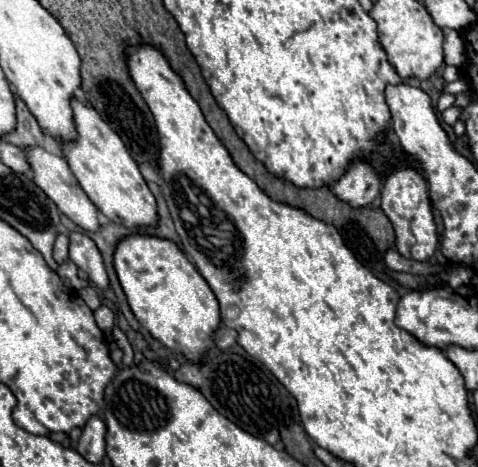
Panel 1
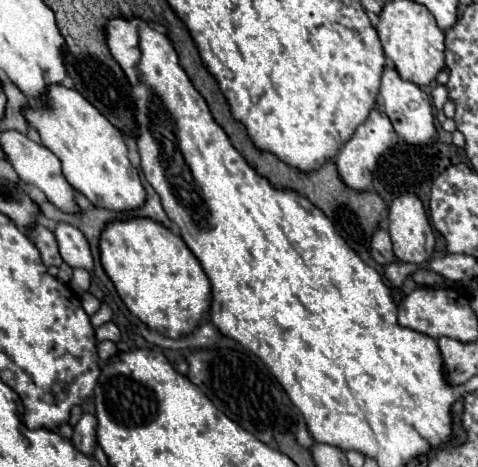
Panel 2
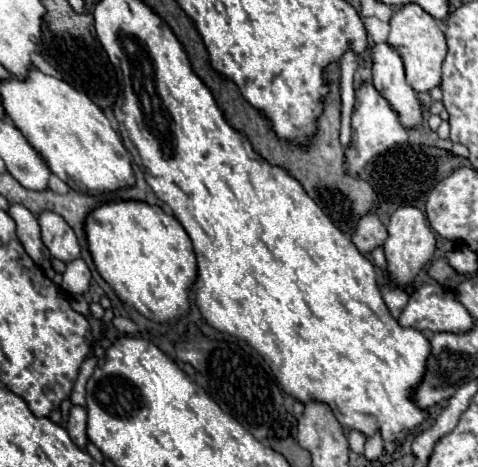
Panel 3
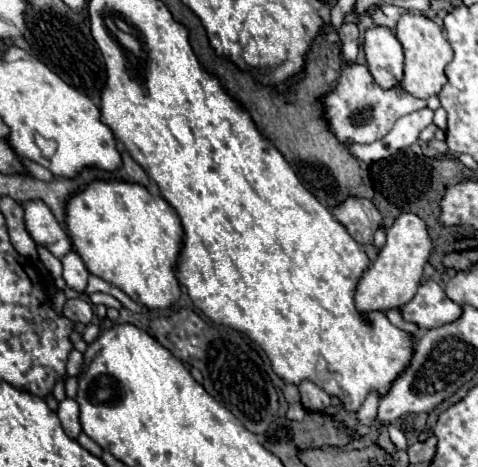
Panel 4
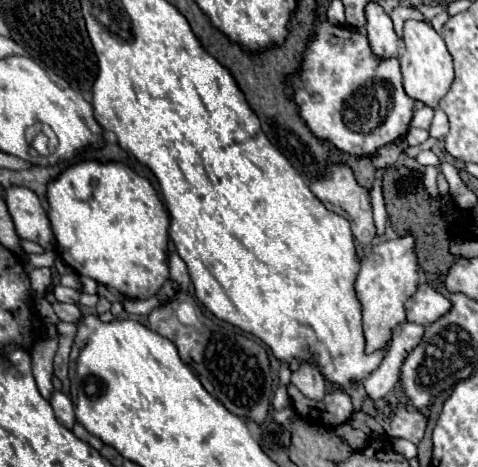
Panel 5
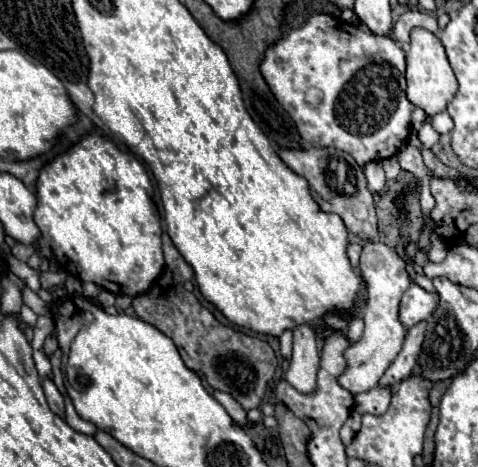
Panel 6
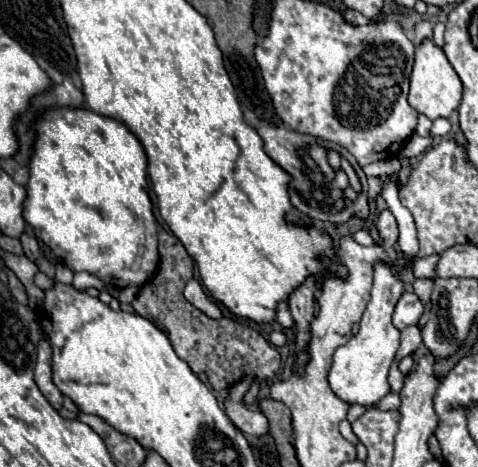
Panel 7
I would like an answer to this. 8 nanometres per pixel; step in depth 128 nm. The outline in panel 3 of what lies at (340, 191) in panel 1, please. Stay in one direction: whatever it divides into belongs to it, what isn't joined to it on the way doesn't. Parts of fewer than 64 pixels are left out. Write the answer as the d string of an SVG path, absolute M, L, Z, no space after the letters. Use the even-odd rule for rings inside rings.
M372 84L360 86L356 90L356 106L354 106L354 116L352 116L352 138L350 138L350 146L346 148L346 158L344 158L346 172L350 176L358 176L374 156L406 140L408 140L408 132L396 120L396 112L392 112L390 104L376 92Z

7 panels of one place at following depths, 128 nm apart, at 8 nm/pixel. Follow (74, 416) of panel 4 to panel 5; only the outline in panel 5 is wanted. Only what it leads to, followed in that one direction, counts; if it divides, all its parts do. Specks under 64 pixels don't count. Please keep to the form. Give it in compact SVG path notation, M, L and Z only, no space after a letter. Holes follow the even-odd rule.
M54 392L52 398L50 398L50 404L52 404L54 412L56 412L58 422L60 422L62 426L66 426L68 430L72 430L72 426L76 424L72 400L70 400L66 394L62 394L62 392Z

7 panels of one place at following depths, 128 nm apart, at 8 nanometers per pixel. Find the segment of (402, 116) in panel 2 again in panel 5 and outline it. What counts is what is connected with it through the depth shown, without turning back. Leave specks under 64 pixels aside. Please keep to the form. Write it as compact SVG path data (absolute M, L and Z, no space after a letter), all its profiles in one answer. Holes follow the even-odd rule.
M376 2L368 4L366 8L366 30L368 30L368 42L378 60L386 58L398 58L398 36L392 28L390 16L384 12L382 6Z

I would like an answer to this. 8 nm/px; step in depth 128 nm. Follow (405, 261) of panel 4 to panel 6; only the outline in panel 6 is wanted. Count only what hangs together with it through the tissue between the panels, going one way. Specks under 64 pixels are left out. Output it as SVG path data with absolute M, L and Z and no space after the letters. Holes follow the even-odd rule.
M368 242L364 246L360 254L360 272L362 272L362 280L366 284L366 296L368 296L366 308L362 310L366 330L362 338L344 352L348 360L348 368L344 374L338 376L340 386L344 386L352 394L360 394L370 388L376 388L384 370L400 352L406 336L406 328L398 320L398 308L400 308L402 294L410 286L410 274L406 270L404 258L394 248L382 242Z

